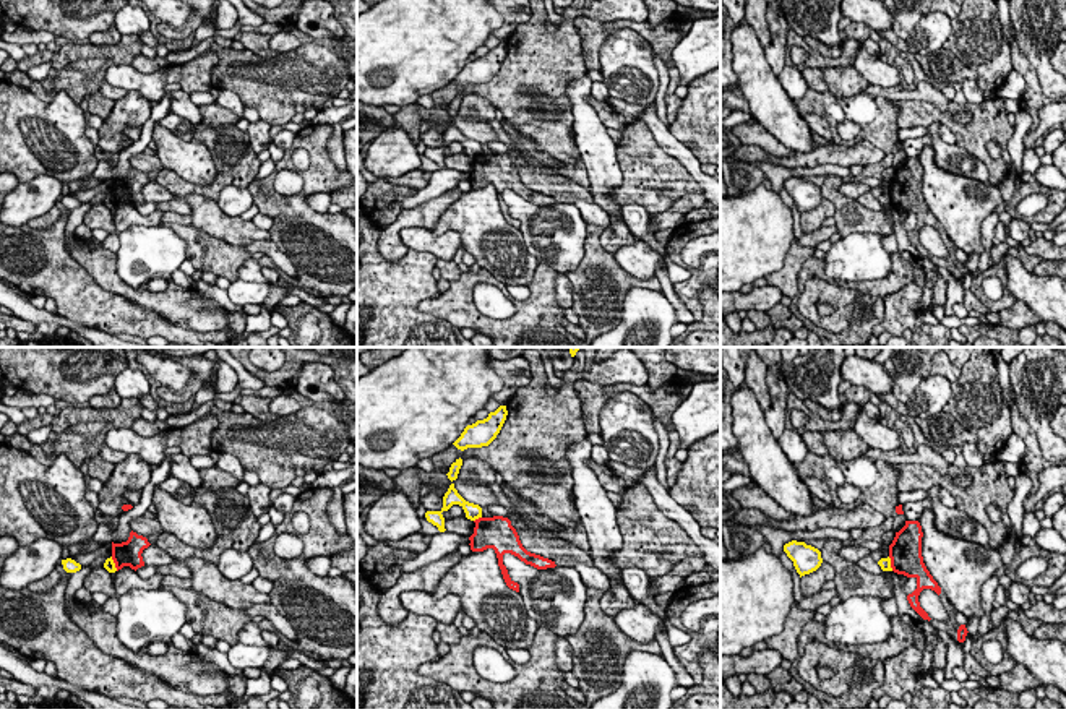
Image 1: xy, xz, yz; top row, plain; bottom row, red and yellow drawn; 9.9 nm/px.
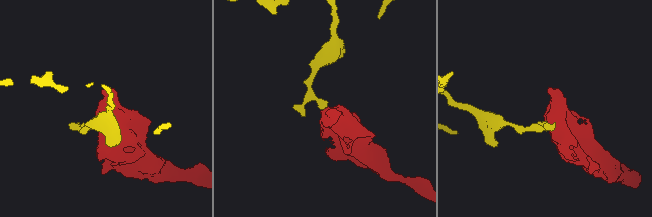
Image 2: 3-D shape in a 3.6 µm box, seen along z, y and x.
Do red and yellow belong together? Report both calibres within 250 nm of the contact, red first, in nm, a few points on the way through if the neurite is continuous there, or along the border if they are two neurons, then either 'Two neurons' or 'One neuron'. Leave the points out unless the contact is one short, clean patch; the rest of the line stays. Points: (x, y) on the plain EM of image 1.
Thickness 320 nm (red) against 160 nm. Boundary: xz (481, 153), (474, 158). Two neurons

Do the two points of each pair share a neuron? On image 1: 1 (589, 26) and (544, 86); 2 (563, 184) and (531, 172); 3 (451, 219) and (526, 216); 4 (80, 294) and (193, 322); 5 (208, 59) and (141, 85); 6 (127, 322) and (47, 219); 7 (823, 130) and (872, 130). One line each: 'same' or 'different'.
1: different
2: same
3: different
4: different
5: same
6: different
7: different

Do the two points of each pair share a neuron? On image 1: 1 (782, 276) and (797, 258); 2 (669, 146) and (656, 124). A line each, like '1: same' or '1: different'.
1: same
2: same

